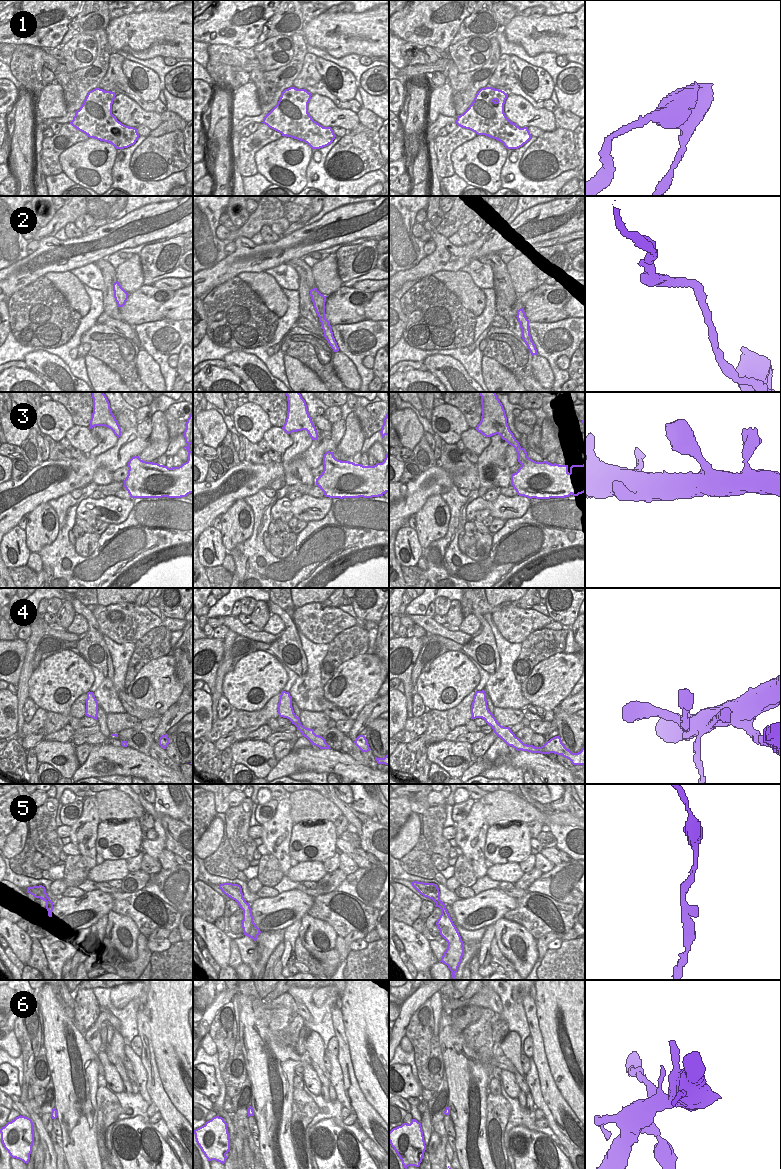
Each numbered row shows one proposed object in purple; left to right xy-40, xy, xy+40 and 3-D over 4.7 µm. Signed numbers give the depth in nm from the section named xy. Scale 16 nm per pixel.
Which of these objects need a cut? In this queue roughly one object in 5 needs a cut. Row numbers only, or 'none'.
1

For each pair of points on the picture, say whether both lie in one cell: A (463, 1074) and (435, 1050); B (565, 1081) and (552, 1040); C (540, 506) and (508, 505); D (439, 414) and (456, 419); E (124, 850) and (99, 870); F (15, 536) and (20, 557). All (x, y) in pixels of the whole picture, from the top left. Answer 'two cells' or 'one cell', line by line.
A: two cells
B: one cell
C: two cells
D: one cell
E: two cells
F: one cell

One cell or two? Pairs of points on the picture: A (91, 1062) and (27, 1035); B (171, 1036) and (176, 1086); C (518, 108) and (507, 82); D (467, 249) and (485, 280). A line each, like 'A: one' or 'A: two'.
A: two
B: one
C: two
D: two

